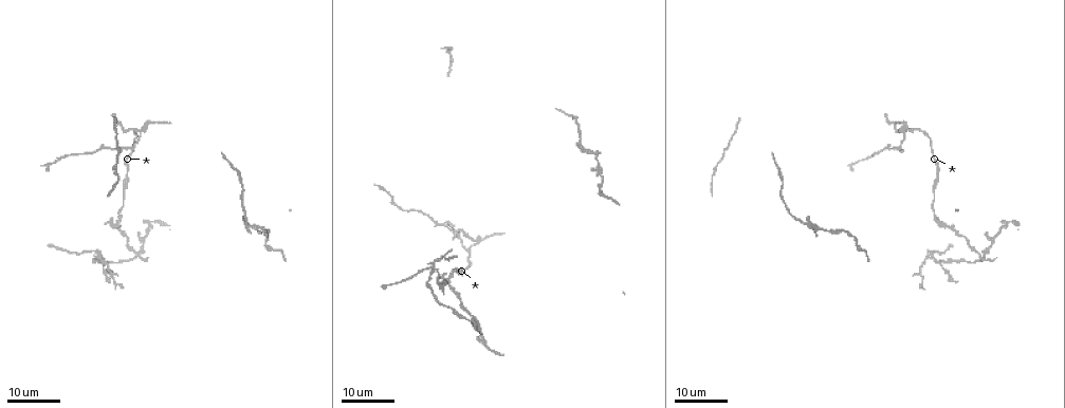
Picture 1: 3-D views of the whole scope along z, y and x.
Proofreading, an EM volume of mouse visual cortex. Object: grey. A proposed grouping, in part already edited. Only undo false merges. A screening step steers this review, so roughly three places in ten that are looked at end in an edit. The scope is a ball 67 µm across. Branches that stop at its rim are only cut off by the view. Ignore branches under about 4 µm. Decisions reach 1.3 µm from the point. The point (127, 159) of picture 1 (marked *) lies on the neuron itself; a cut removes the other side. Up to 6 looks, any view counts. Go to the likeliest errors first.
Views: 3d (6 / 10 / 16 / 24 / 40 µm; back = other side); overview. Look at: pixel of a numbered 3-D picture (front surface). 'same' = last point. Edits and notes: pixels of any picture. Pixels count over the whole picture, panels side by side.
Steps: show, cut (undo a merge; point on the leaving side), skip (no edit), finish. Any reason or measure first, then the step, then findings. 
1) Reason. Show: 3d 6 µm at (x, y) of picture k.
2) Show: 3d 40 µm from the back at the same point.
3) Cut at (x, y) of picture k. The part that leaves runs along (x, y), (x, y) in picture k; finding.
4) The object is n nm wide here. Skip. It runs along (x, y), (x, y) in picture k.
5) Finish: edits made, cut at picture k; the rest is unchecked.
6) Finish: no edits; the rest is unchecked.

Three arms meet. Show: 3d 16 µm at (948, 226) of picture 1.

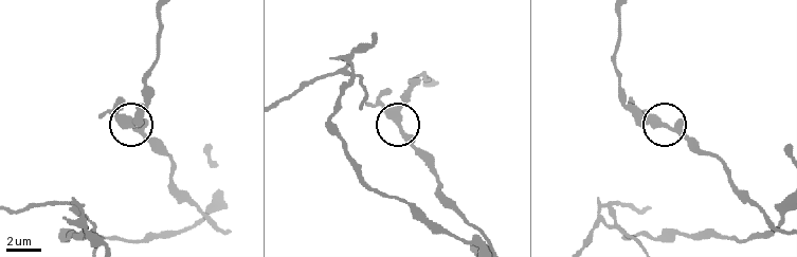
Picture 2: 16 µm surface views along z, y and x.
Show: 3d 6 µm at (666, 125) of picture 2.

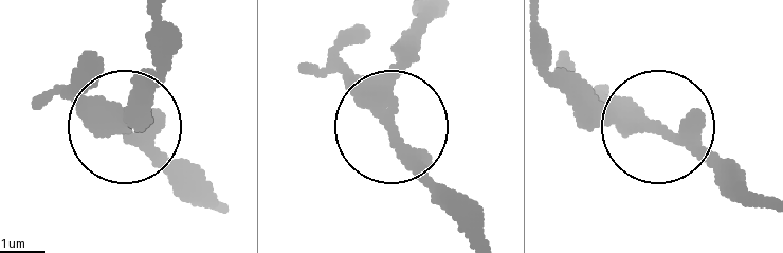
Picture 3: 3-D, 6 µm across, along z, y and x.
The object is 270 nm wide here. Skip. It runs along (422, 17), (388, 85), (388, 119), (453, 195) in picture 3; all the same neuron.

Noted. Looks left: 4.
Three-way junction. Show: 3d 24 µm at (807, 225) of picture 1.

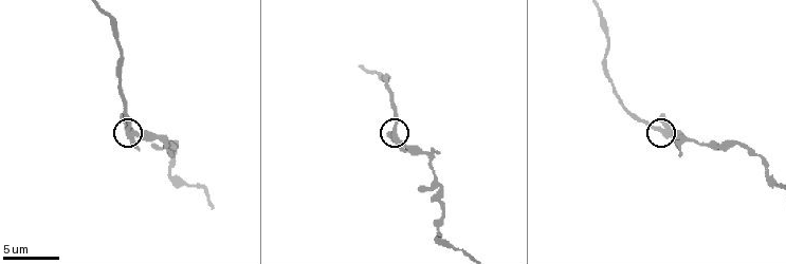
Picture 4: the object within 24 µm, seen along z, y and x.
Show: 3d 10 µm at (393, 133) of picture 4.

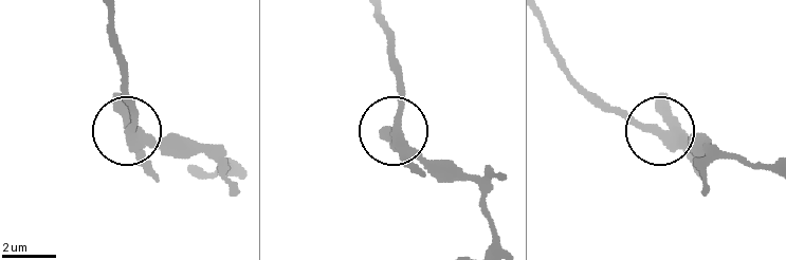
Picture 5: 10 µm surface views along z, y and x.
Show: 3d 10 µm from the back at (657, 132) of picture 5.

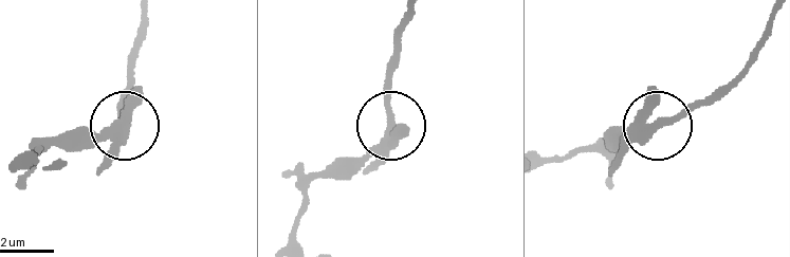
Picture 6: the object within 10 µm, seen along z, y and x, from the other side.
The object is 340 nm wide here. Cut at (104, 161) of picture 6. The part that leaves runs along (120, 132), (120, 98), (140, 10) in picture 6; two neurons meet here.

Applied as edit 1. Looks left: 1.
Finish: edits made, cut at picture 6; the rest is unchecked.

